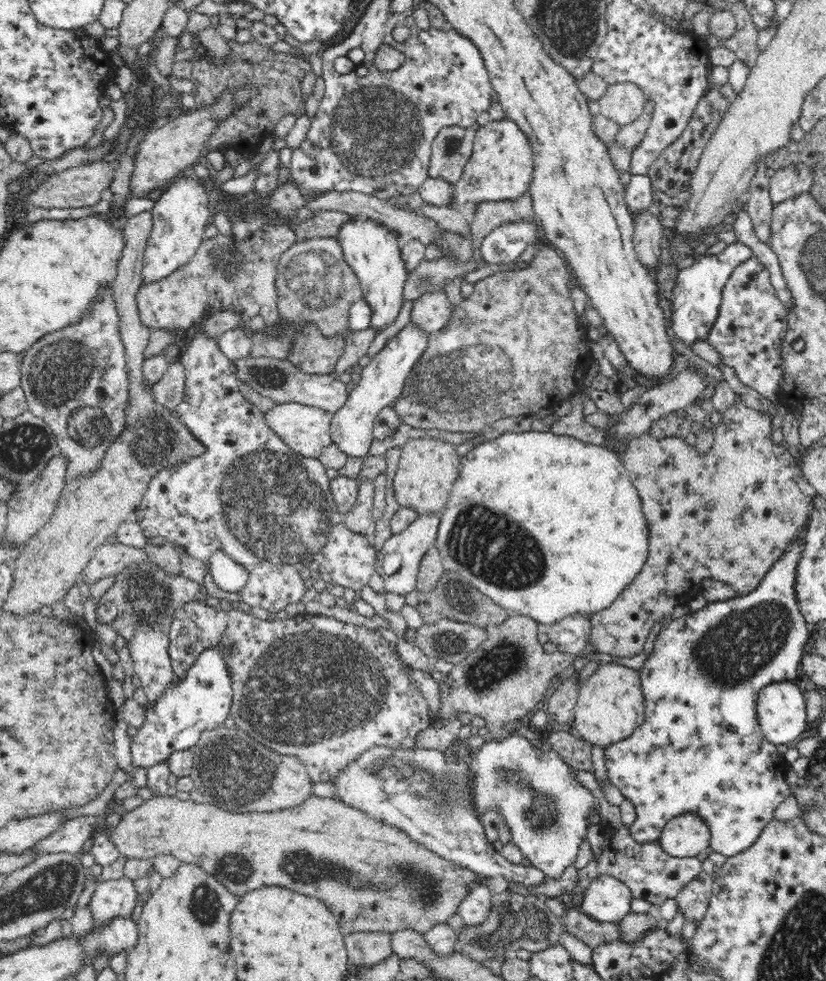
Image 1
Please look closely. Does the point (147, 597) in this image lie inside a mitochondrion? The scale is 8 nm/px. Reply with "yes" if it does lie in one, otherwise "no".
yes

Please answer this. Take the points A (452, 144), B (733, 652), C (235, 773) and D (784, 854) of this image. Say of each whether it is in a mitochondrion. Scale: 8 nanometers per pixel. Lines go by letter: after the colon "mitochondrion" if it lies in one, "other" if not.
A: mitochondrion
B: mitochondrion
C: mitochondrion
D: other

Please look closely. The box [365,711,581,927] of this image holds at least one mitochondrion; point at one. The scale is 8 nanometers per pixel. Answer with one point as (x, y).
(542, 810)

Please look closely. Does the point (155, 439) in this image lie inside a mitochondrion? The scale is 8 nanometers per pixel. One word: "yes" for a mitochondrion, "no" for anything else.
yes

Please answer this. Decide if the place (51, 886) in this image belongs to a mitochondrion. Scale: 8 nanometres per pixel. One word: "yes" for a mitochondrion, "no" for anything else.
yes

